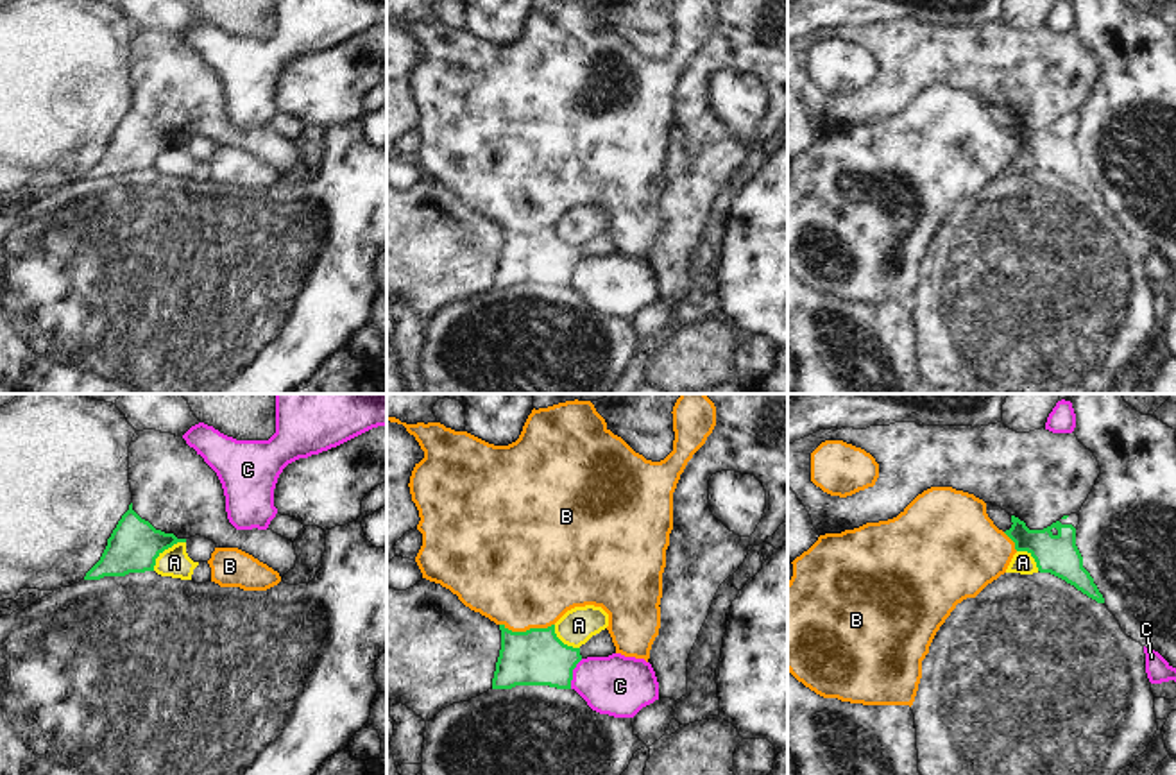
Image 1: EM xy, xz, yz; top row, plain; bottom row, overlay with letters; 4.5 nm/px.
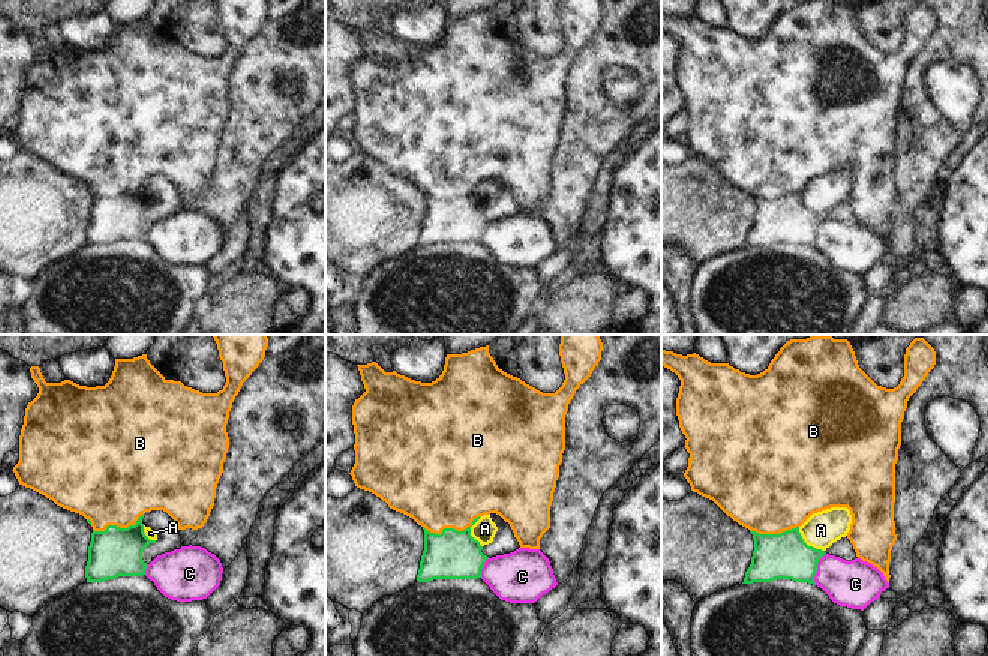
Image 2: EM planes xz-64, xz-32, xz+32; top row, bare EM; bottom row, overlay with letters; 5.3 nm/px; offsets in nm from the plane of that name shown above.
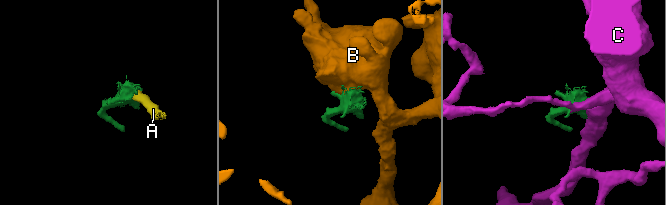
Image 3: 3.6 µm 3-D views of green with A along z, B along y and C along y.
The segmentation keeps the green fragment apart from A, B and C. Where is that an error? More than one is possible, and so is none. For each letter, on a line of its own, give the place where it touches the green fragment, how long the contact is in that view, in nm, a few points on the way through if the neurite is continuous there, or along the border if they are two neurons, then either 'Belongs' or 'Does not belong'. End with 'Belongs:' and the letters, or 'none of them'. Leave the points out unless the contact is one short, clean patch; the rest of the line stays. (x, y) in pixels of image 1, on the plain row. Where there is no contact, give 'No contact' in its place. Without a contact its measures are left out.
A: Touches green at xy (165, 147). Shared border 200 nm. Boundary: xy (185, 140), (169, 145), (156, 158), (153, 169). Does not belong
B: Touches green at xz (527, 229). Shared border 240 nm. Belongs
C: Touches green at xz (571, 272). Shared border 150 nm. Boundary: xz (582, 258), (573, 269), (570, 287). Does not belong
Belongs: B.

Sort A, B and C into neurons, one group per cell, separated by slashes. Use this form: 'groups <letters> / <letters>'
groups A / B / C

